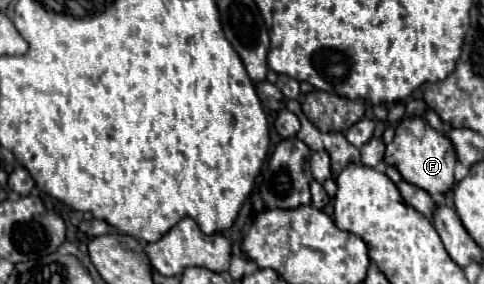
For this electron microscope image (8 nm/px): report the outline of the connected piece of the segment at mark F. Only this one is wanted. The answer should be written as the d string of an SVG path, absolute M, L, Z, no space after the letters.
M407 120L401 122L395 130L395 138L391 144L387 144L387 152L385 152L385 158L383 158L385 164L389 166L395 166L403 180L407 180L409 184L417 186L417 188L423 188L425 192L429 192L431 196L433 194L443 194L447 190L453 188L455 184L455 178L453 178L453 168L455 168L455 152L453 152L453 146L451 142L437 130L433 130L431 126L427 126L425 134L421 138L413 136L407 128Z

